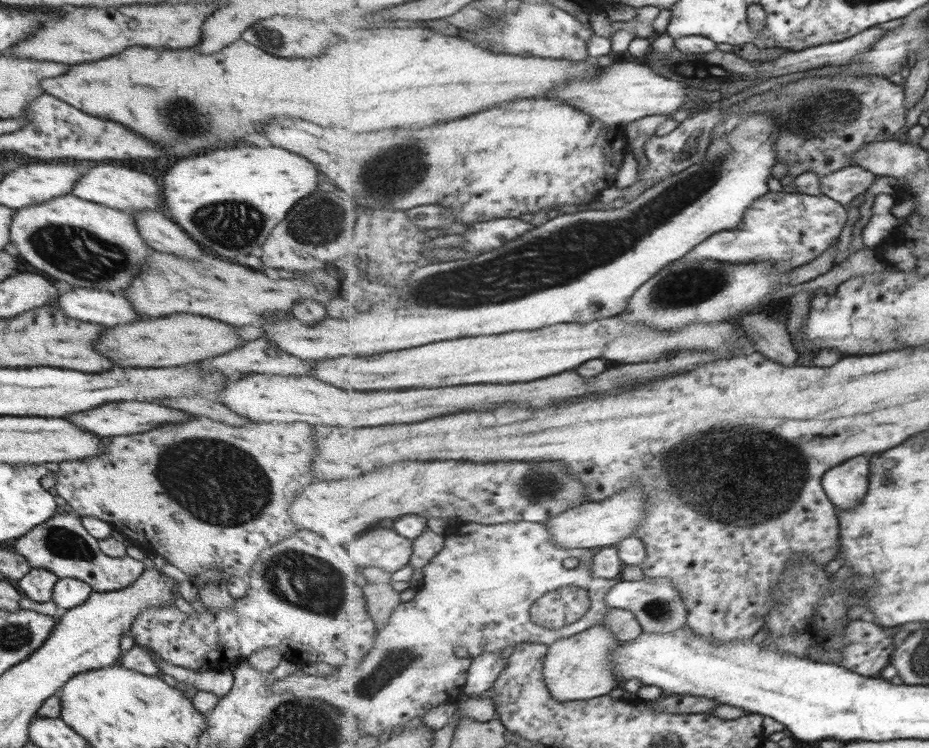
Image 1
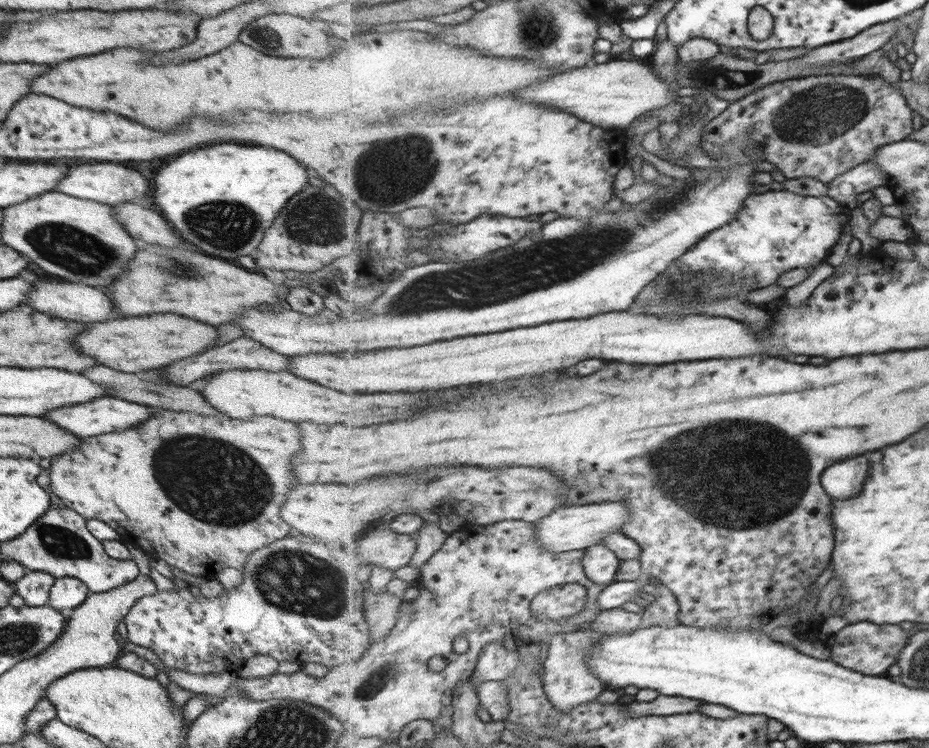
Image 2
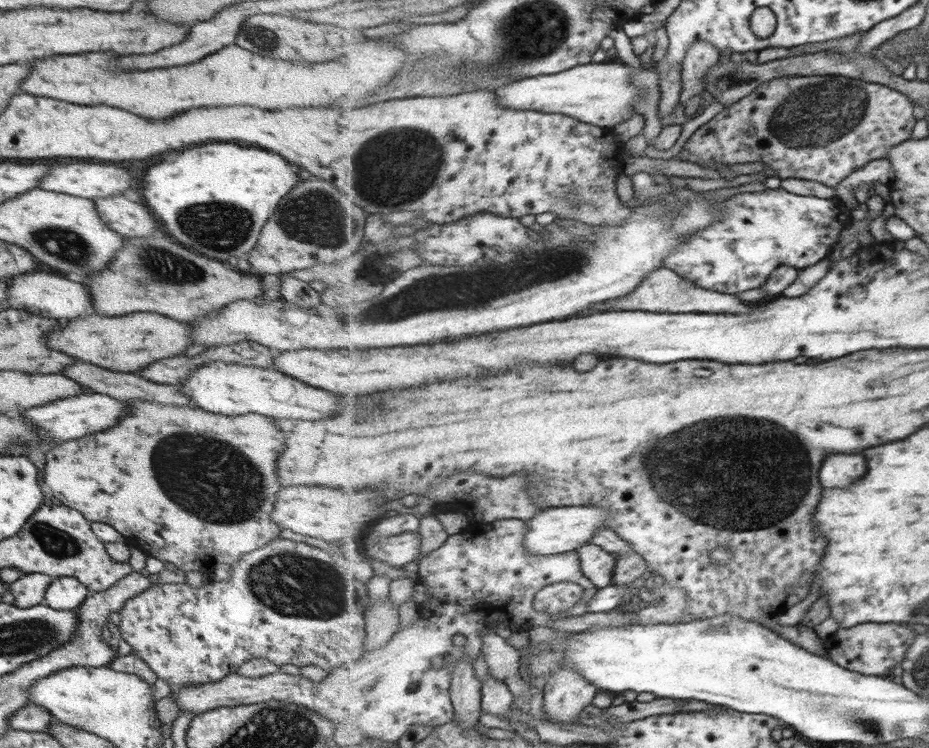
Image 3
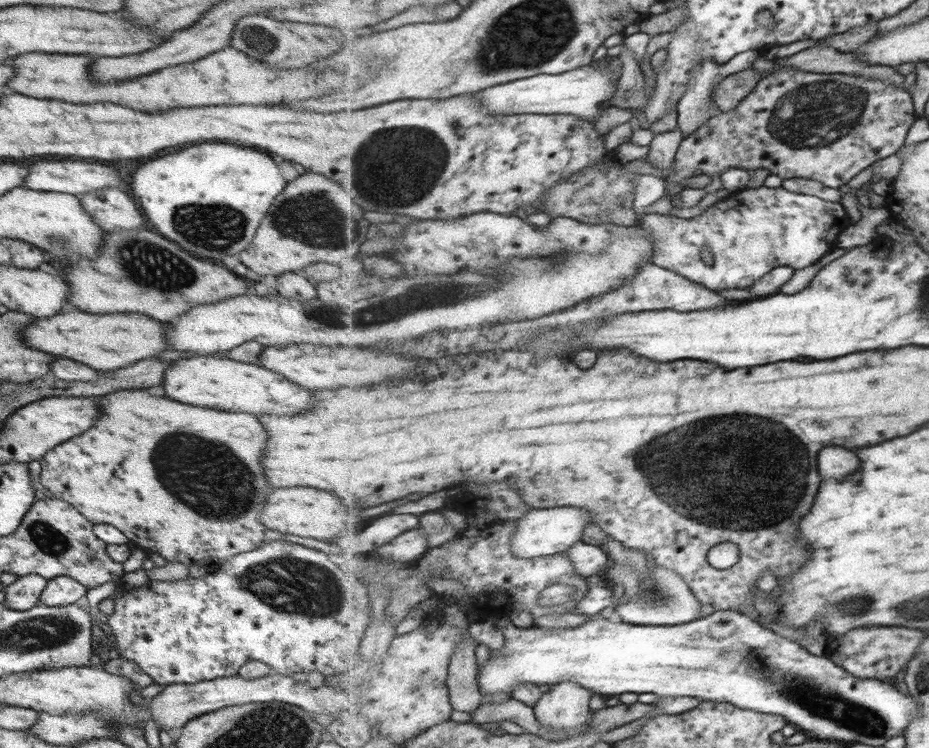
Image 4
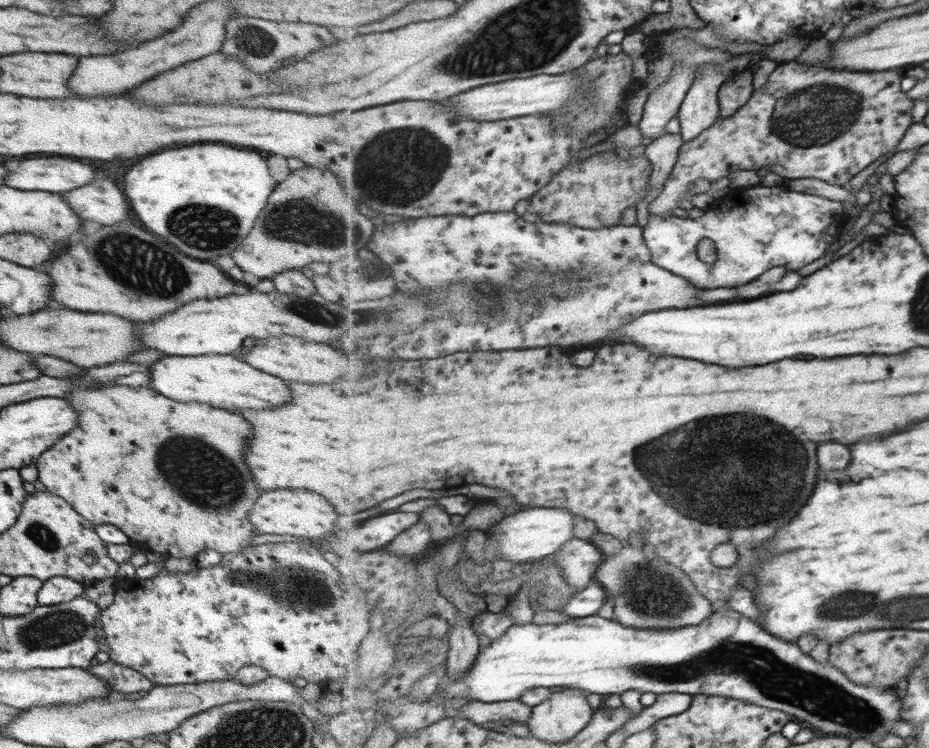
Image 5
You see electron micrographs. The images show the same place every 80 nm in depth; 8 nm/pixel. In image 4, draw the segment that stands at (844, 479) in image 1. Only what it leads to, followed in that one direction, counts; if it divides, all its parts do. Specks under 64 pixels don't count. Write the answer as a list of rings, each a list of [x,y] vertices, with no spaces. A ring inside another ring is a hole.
[[[838,446],[826,448],[820,454],[820,462],[822,462],[824,480],[846,478],[846,476],[854,474],[862,466],[862,460],[860,460],[860,456],[856,452],[846,450],[846,448],[838,448]]]

